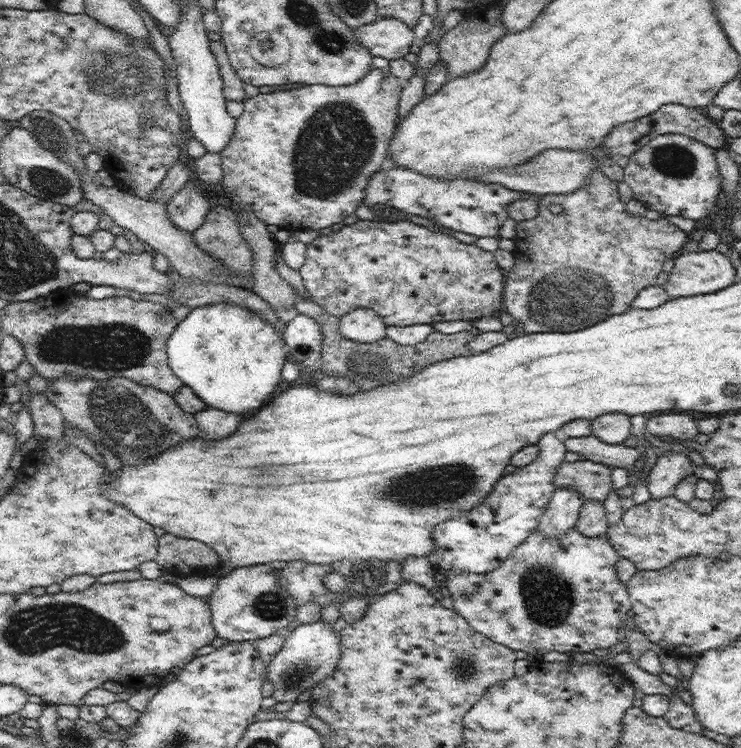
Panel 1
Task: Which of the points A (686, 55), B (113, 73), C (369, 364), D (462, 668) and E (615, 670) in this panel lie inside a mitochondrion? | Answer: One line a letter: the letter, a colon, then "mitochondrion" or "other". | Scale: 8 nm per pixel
A: other
B: mitochondrion
C: mitochondrion
D: mitochondrion
E: other

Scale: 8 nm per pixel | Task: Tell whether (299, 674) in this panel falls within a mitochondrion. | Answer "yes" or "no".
yes

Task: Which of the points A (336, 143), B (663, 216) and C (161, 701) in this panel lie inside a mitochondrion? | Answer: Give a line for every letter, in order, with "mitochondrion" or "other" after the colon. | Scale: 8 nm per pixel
A: mitochondrion
B: other
C: other

